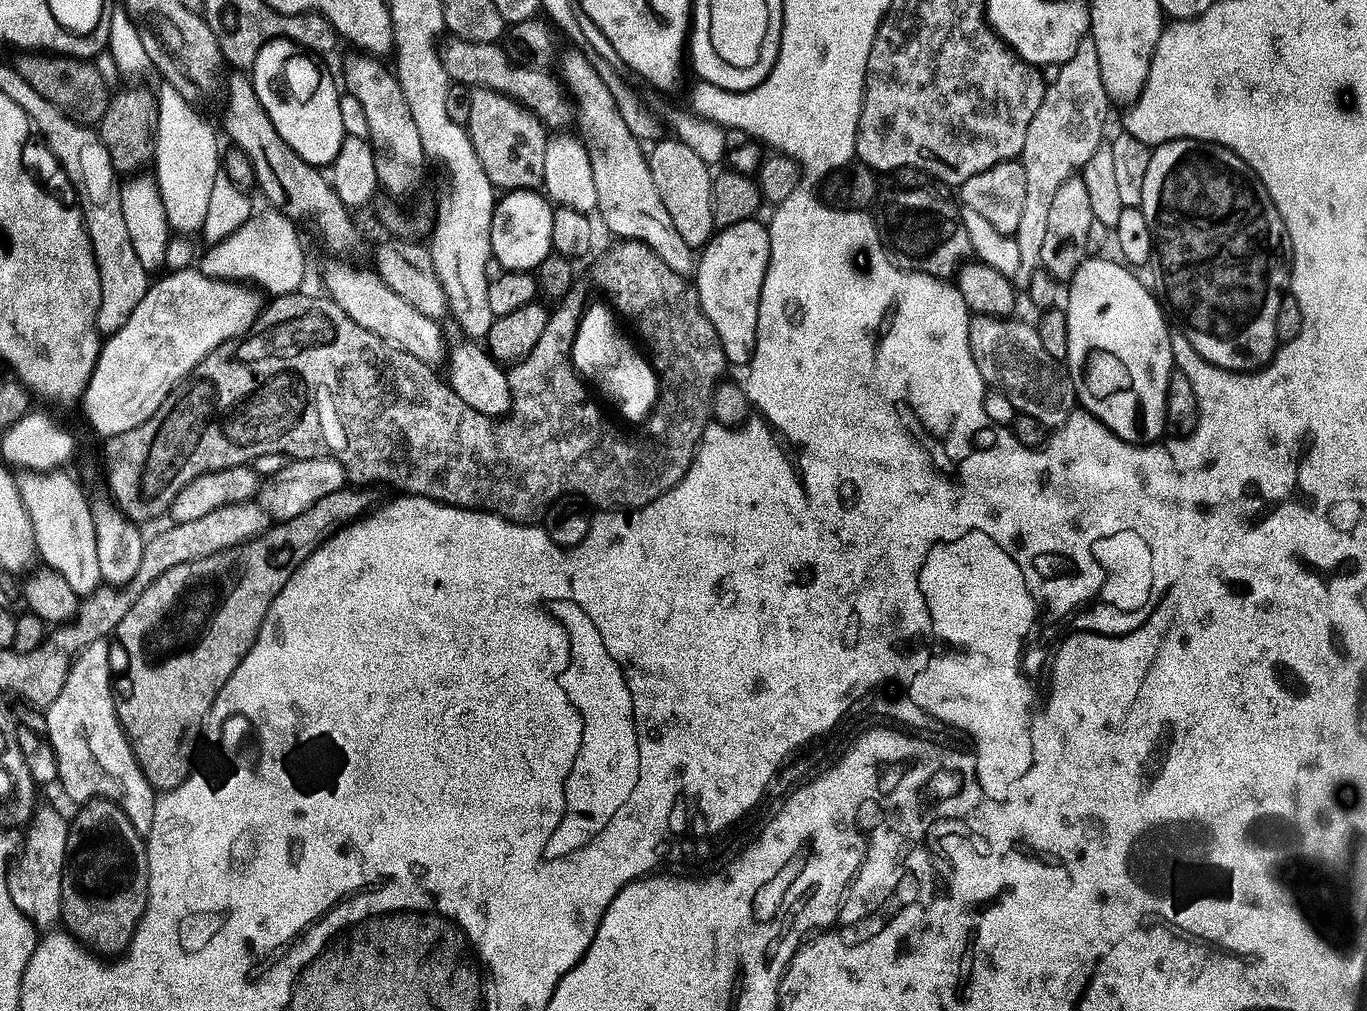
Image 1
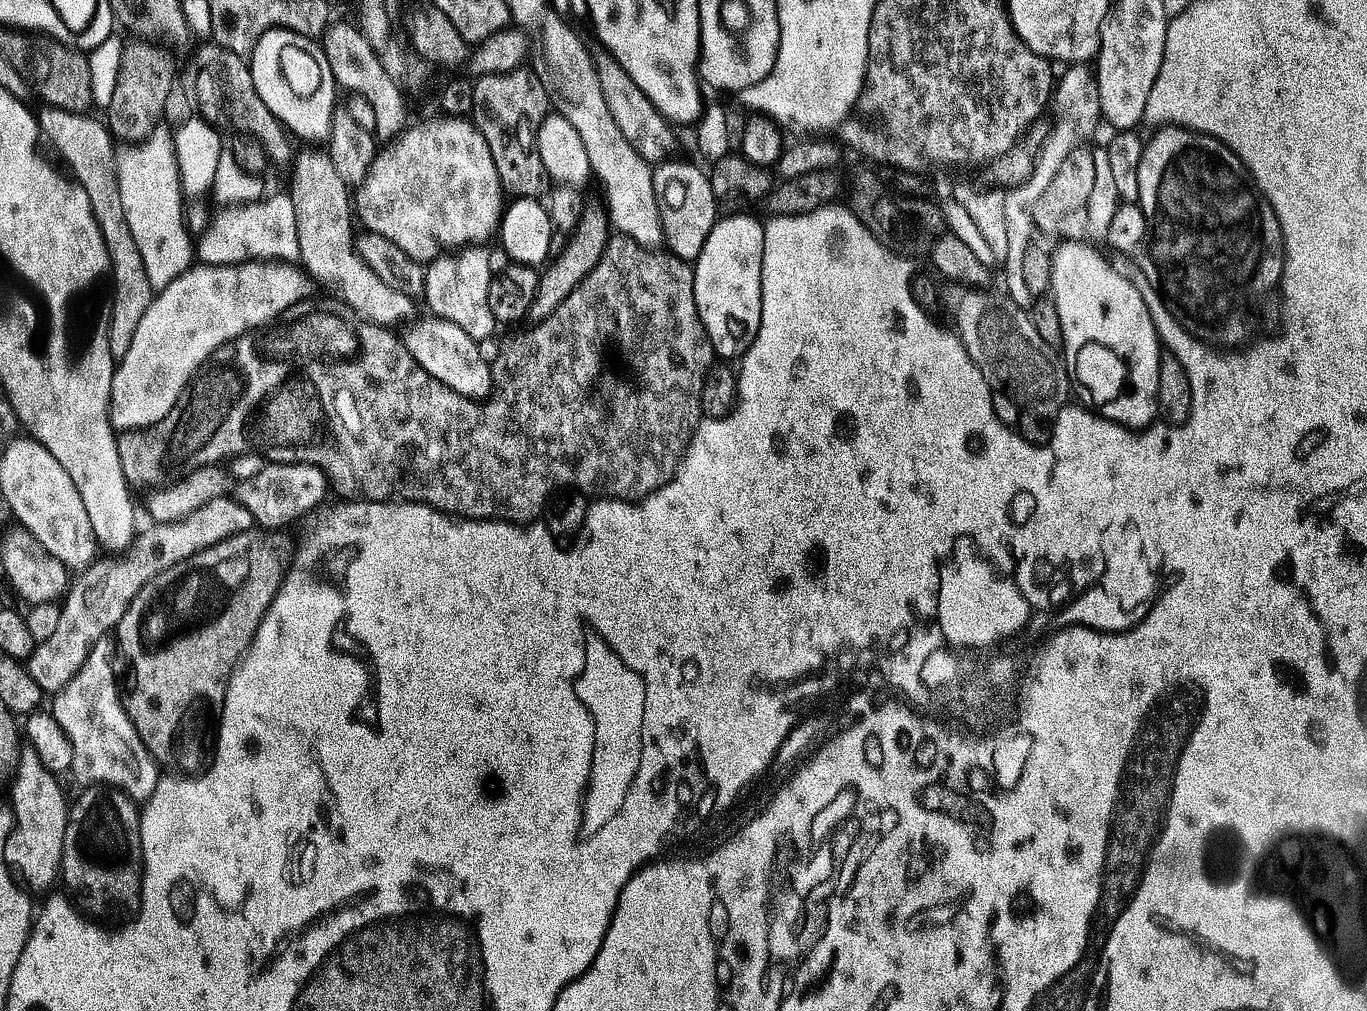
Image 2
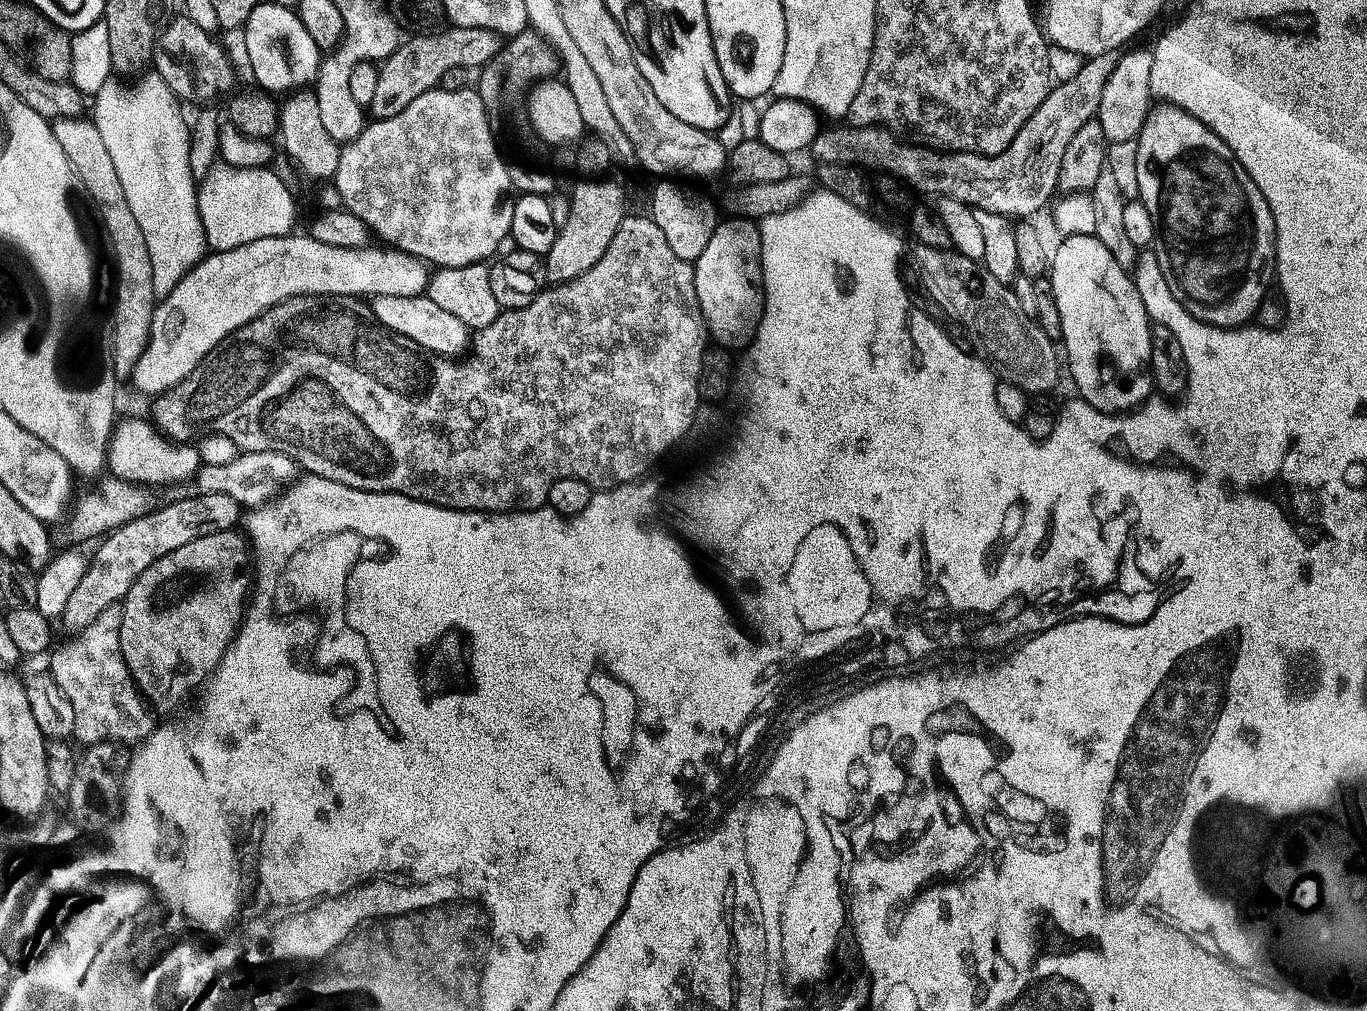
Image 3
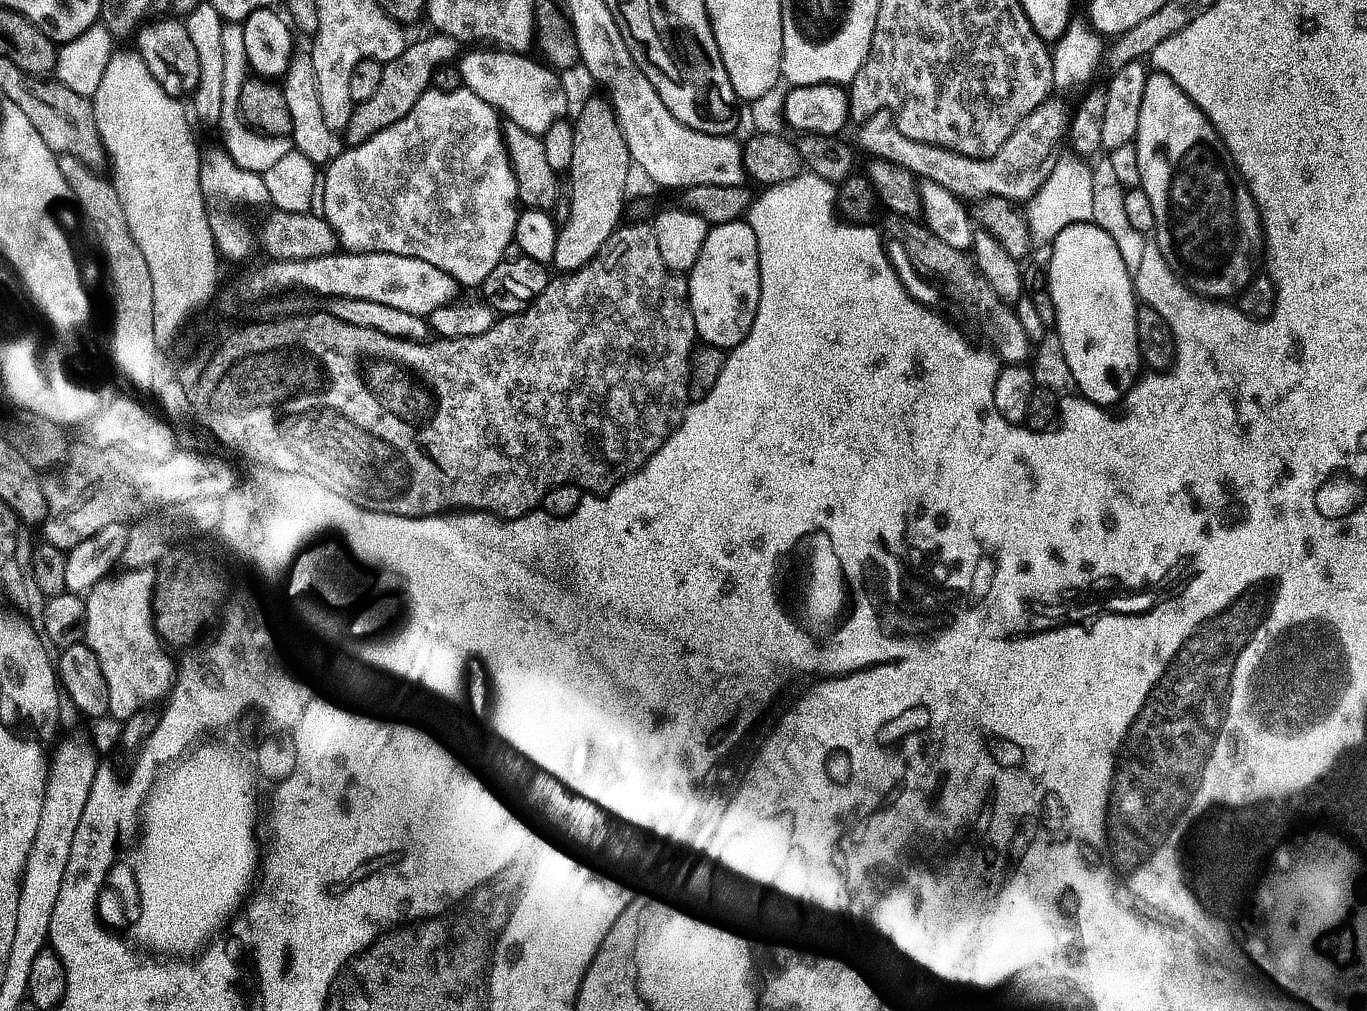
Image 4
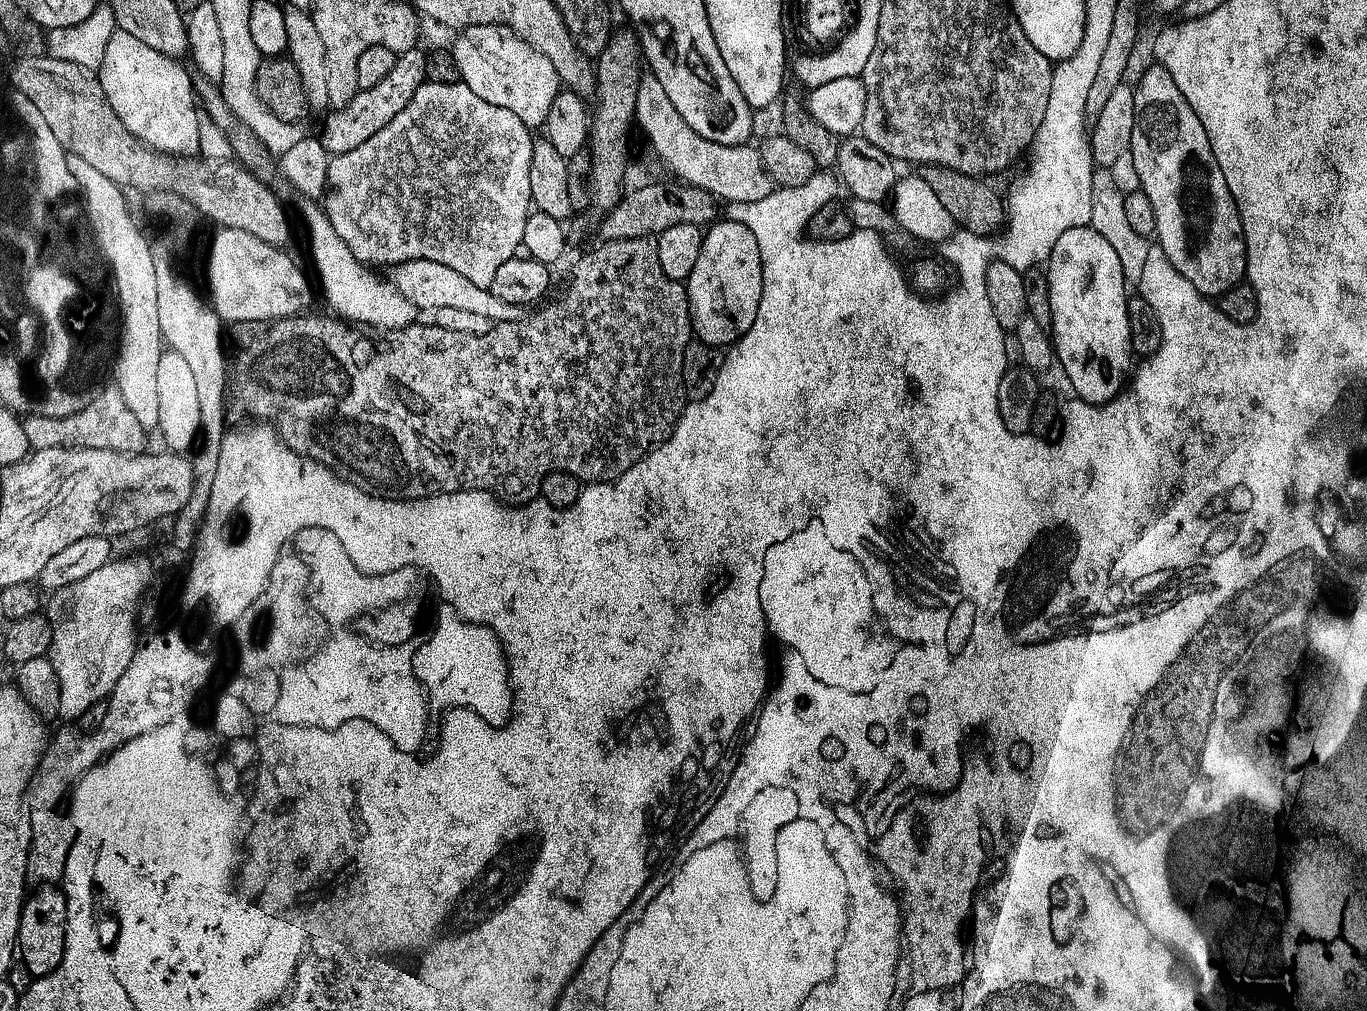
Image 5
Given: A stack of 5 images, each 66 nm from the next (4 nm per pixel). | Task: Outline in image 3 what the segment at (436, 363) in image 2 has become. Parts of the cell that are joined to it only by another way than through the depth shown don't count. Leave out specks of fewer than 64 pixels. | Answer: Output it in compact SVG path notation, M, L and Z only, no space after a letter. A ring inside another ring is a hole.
M376 296L371 299L370 304L373 312L371 315L382 328L417 349L422 348L438 355L438 358L450 360L461 357L458 355L469 349L472 340L470 329L456 315L450 314L447 308L438 306L430 296L416 296L413 299Z

